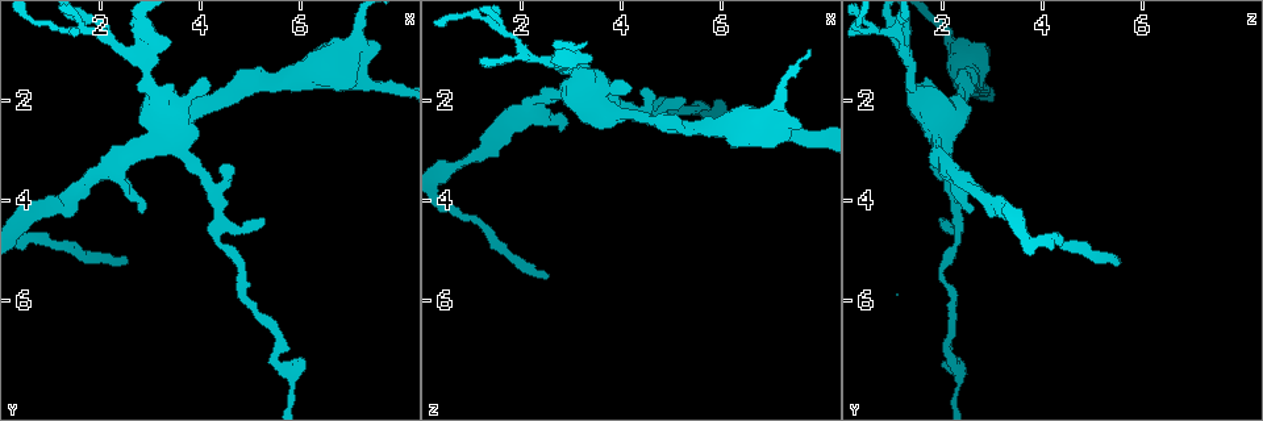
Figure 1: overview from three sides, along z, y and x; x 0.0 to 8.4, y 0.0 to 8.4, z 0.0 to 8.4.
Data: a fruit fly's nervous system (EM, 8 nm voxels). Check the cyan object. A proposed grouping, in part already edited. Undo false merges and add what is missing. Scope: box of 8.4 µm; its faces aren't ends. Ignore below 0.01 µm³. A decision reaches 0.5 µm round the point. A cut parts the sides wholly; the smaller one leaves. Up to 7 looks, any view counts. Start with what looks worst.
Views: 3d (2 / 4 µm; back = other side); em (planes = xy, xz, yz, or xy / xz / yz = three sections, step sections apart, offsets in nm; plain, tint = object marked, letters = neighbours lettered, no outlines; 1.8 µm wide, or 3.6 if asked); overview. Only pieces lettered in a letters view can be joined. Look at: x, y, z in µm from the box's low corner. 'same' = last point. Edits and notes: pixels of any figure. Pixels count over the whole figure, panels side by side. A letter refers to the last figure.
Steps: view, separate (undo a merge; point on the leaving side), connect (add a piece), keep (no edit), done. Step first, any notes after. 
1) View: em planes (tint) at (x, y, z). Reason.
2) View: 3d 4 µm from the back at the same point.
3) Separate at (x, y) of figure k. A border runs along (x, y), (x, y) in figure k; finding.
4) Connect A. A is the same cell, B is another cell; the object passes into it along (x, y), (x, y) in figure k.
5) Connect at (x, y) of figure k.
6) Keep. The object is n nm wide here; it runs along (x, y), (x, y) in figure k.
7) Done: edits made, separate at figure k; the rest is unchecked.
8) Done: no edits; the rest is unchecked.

View: 3d 4 µm at (2.50, 5.15, 5.45). Free end.

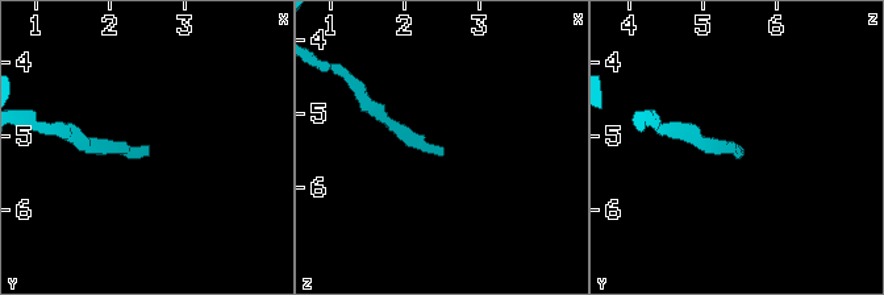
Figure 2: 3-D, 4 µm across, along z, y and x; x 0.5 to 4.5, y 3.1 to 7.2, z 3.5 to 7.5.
View: em xy step 16 (letters) at (2.50, 5.15, 5.45). Shape alone is not enough.

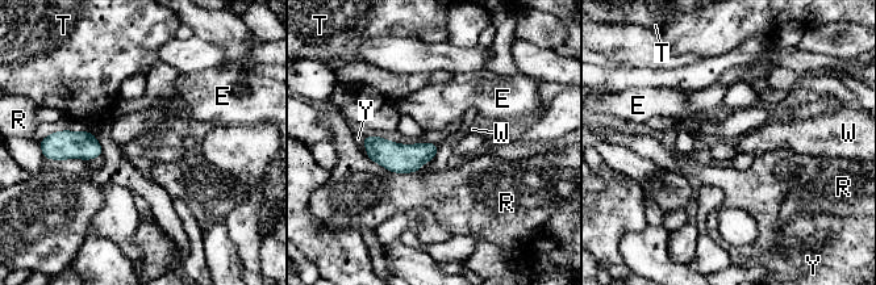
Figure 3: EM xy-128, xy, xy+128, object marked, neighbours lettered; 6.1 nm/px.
View: em planes (letters) at the same point. Cut it another way.

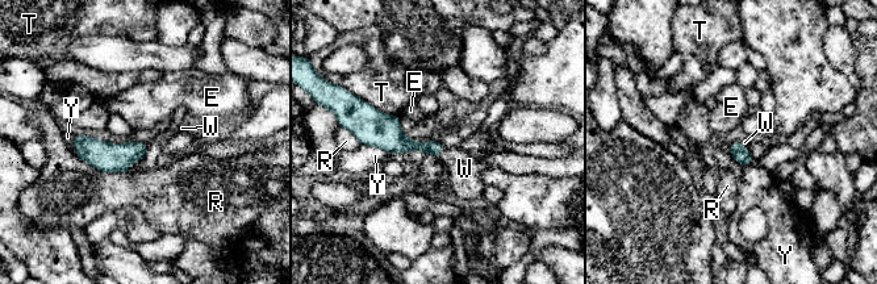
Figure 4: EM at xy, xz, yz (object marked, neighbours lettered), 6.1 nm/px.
Connect W. The longest contact is with R, 340 nm; W is the same cell, E, R, T and Y are other cells; the neuron continues.

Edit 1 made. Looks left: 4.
View: 3d 4 µm at (7.50, 0.85, 2.55). Free end.

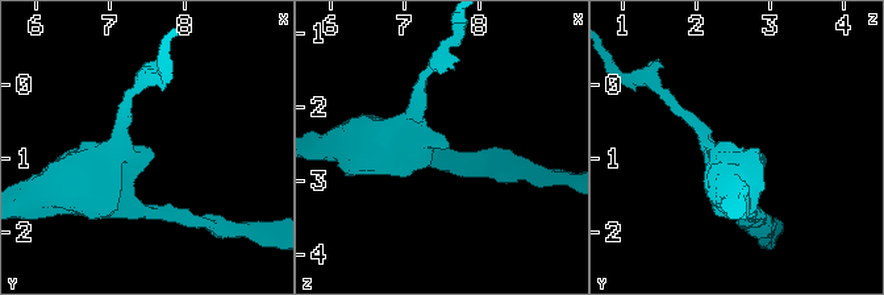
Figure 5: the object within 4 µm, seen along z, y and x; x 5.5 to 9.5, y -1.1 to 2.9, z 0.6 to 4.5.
View: em yz step 4 (tint) at (7.60, 0.90, 2.55). Shape alone is not enough.

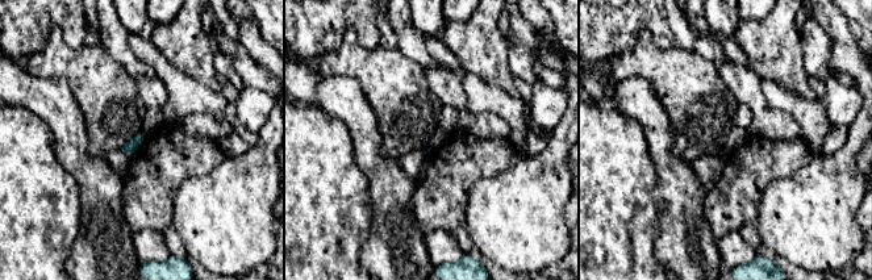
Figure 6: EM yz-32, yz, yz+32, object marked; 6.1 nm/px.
View: em planes (letters) at the same point. Another direction.

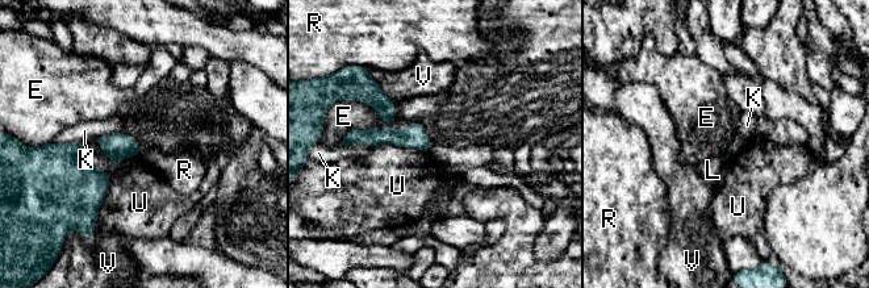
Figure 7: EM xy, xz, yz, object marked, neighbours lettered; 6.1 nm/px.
Keep. E, K, L, R, U and V are other cells; no lettered piece goes on from it.

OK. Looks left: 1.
Done: edits made, connect at figure 4; the rest is unchecked.

